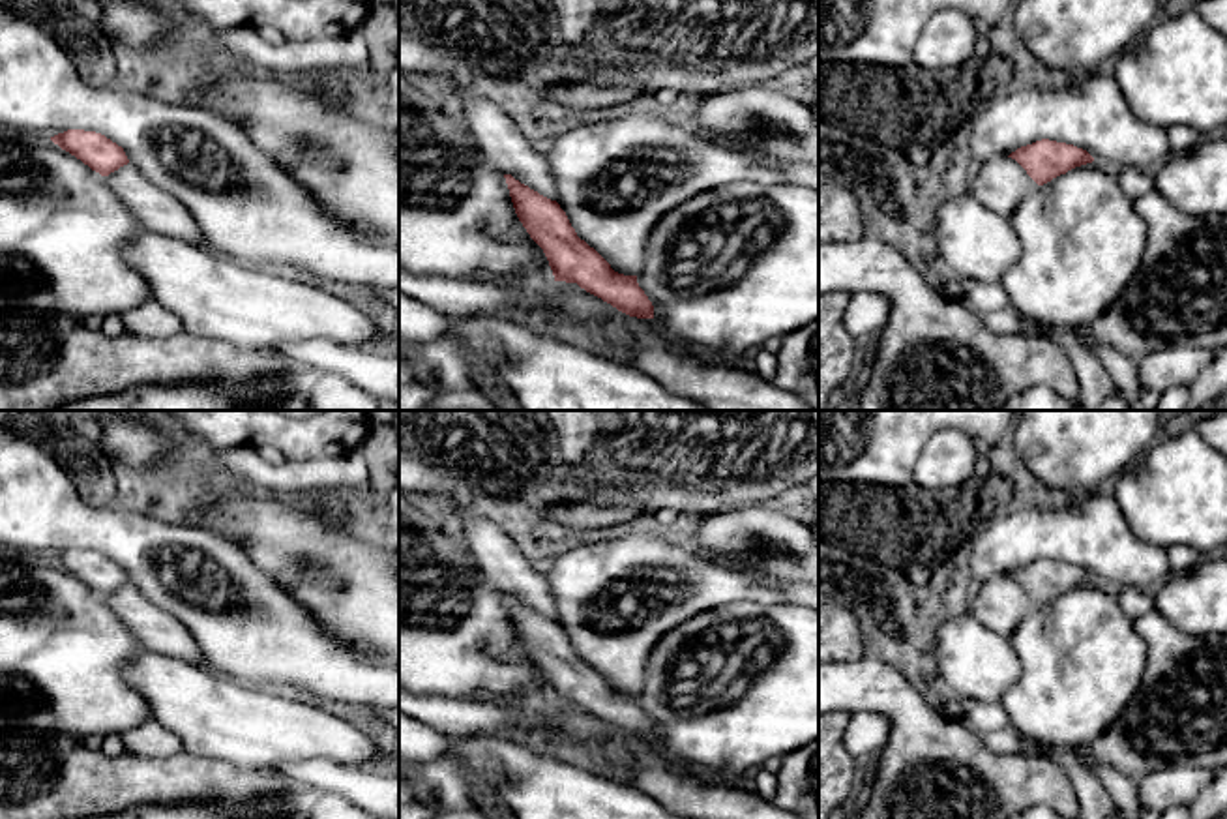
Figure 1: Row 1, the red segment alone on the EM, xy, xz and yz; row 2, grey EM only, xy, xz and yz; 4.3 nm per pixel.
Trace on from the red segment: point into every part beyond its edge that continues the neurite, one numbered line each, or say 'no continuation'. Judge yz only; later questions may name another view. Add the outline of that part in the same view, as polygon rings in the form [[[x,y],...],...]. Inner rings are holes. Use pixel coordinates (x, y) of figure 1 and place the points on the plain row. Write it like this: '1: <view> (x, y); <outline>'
1: yz (999, 604); [[[1012,577],[991,579],[974,585],[968,600],[968,613],[985,628],[1010,637],[1017,622],[1028,617],[1038,603]]]

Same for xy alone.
1: xy (160, 632); [[[135,585],[120,587],[105,596],[105,602],[144,650],[208,667],[189,630],[174,615],[148,602]]]

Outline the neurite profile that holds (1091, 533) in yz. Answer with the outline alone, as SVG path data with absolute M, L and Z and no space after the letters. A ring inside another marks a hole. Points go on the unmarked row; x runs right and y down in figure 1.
M1111 489L1058 508L1015 510L976 527L968 544L974 585L1042 558L1083 568L1111 588L1154 588L1171 575L1165 547L1133 534Z

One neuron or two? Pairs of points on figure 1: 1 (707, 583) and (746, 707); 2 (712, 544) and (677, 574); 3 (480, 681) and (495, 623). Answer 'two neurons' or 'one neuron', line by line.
1: two neurons
2: two neurons
3: one neuron

